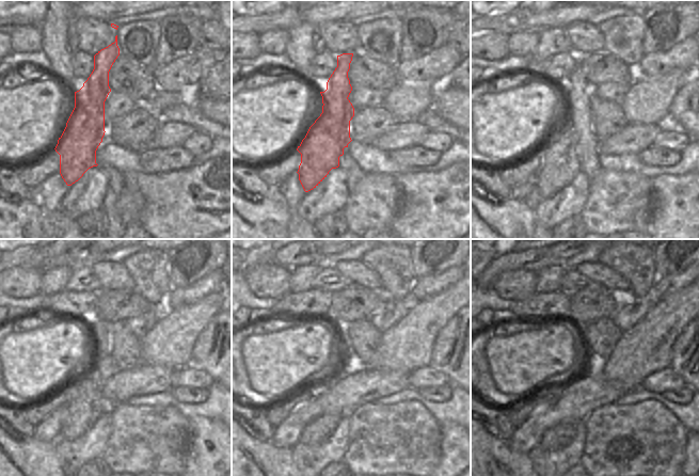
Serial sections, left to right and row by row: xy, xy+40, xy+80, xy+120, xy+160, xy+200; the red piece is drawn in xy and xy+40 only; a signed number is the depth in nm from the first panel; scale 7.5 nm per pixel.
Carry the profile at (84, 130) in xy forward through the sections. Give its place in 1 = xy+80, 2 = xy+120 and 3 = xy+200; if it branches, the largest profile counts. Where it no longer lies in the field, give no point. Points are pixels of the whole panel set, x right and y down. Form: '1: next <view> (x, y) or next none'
1: next xy+80 (561, 155)
2: next xy+120 (84, 403)
3: next xy+200 (558, 437)

